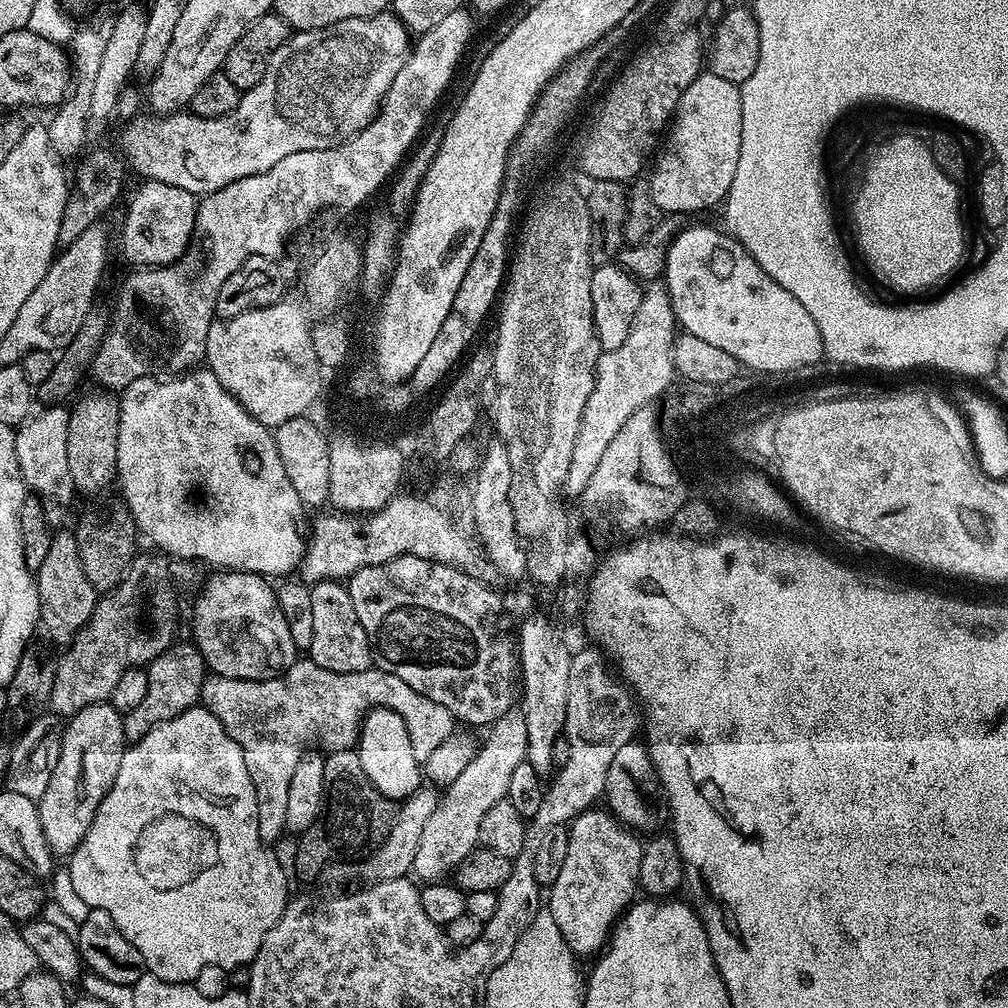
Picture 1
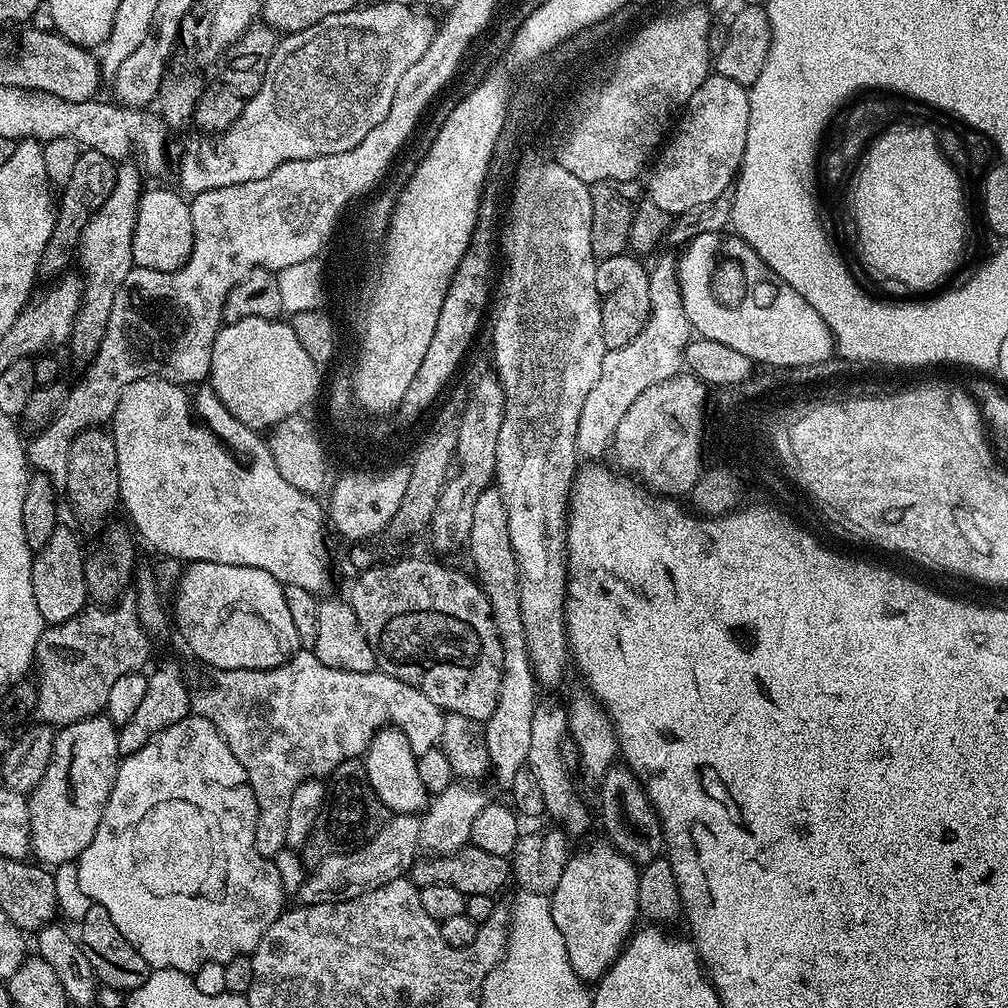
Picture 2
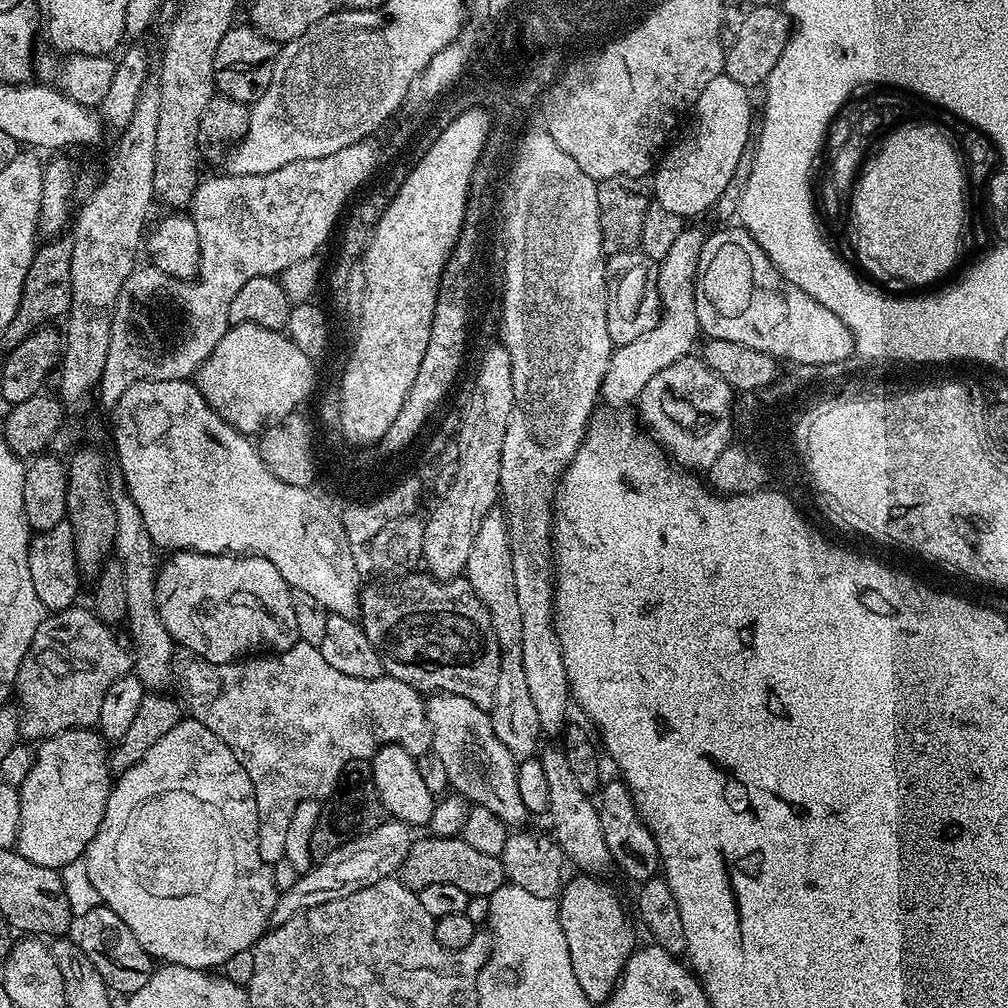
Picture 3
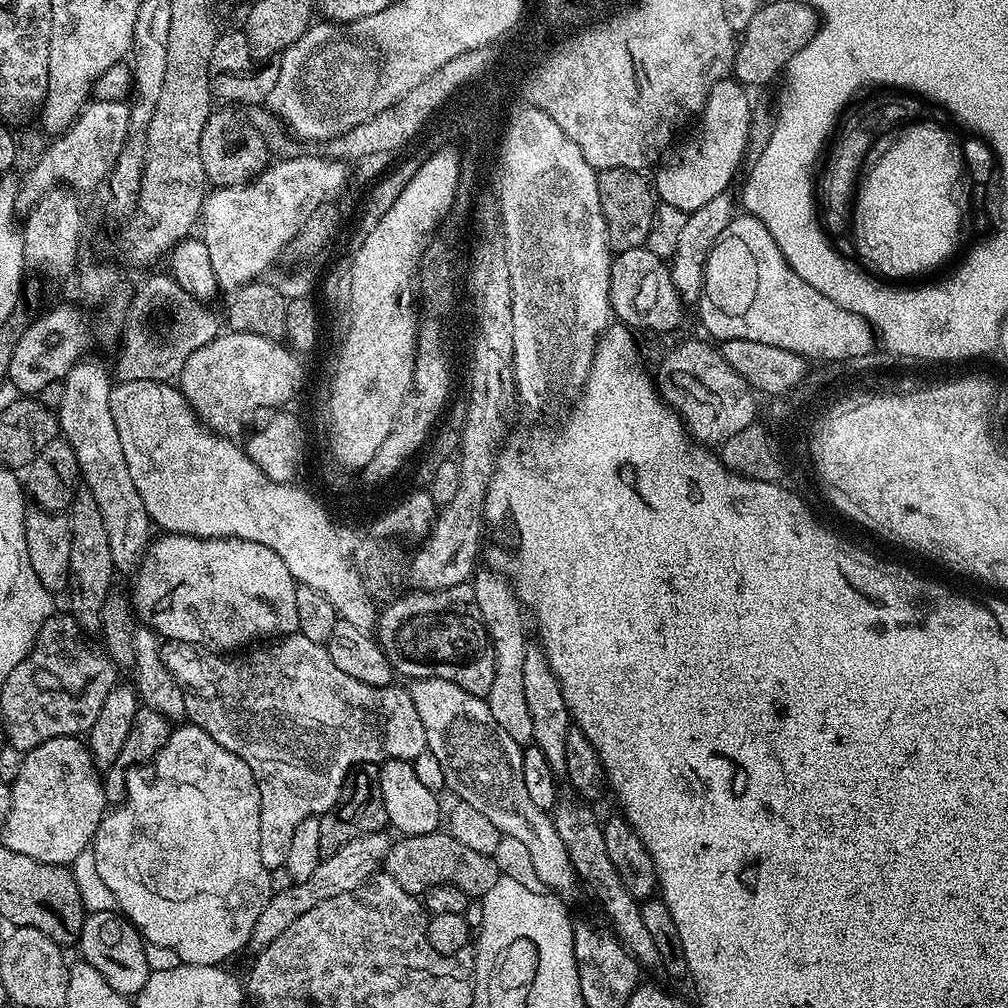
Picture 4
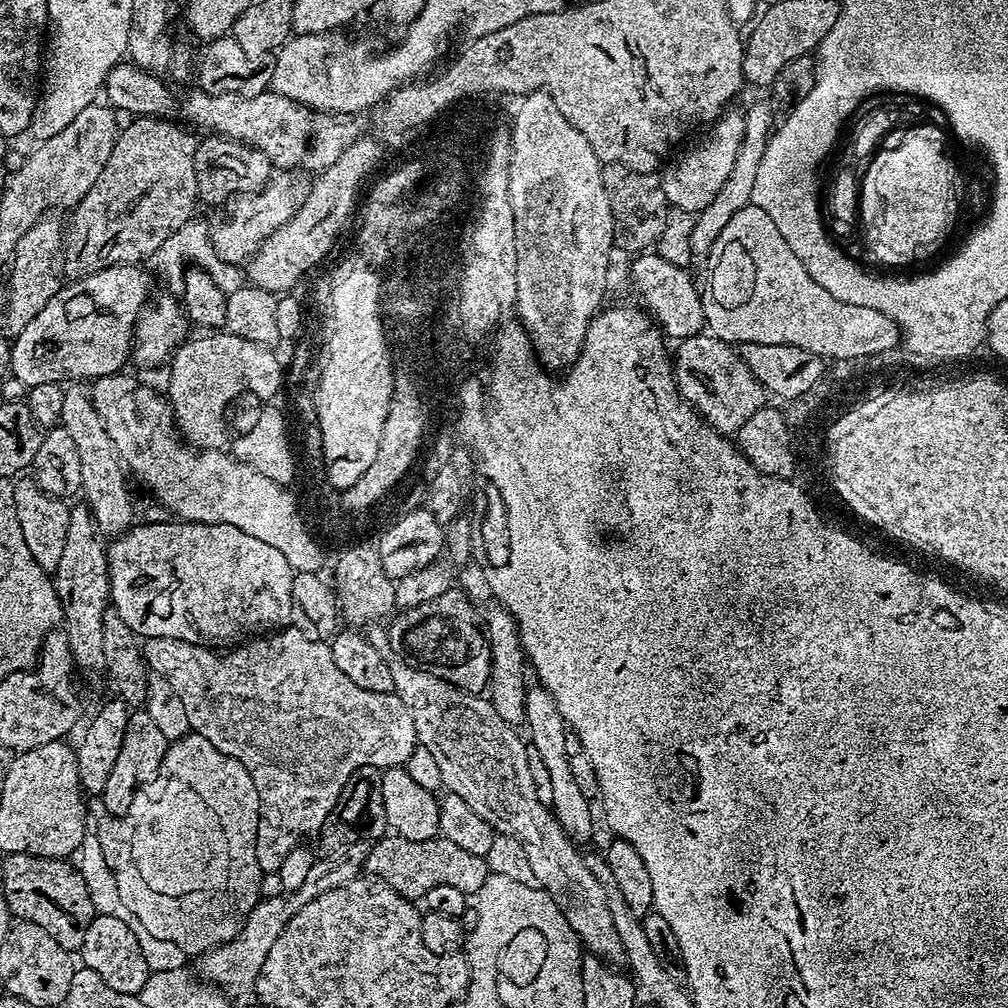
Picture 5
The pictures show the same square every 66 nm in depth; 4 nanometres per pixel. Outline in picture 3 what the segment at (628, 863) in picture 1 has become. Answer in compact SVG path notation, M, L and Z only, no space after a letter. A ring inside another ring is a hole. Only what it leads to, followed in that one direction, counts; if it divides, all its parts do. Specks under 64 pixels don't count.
M576 874L567 884L568 881L558 896L558 918L562 922L562 934L566 934L570 966L574 966L574 978L578 978L582 994L586 994L594 1006L600 1006L616 989L638 941L614 885L607 884L604 878L596 874Z

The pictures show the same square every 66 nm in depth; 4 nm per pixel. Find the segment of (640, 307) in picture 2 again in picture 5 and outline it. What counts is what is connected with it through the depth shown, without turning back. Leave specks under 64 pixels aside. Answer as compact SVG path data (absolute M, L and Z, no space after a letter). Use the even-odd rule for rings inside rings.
M652 250L637 255L633 260L636 261L632 264L632 280L636 283L637 294L640 295L639 303L656 321L665 337L669 341L679 342L701 335L706 328L704 297L698 284L692 281L691 271L674 266L674 262L666 262L666 258L656 255Z

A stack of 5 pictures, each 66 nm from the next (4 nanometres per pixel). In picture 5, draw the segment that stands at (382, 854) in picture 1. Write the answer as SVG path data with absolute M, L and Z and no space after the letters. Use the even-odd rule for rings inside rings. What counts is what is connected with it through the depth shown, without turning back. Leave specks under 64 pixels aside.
M354 842L350 846L333 852L327 858L317 859L314 866L310 866L310 875L306 882L296 892L284 892L283 895L261 899L260 903L250 910L245 918L239 936L235 940L226 942L222 946L212 948L199 957L198 976L201 981L215 985L229 997L240 996L243 992L251 993L256 987L258 974L262 974L262 965L270 954L274 942L278 942L278 934L286 930L286 922L306 906L306 902L314 902L318 894L326 894L326 890L334 890L346 882L357 879L361 875L364 863L368 857L369 845L365 842Z

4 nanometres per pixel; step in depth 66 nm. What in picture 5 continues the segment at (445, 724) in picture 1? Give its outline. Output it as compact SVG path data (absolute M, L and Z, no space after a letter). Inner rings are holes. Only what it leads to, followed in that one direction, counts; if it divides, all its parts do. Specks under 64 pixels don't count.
M288 626L283 630L261 635L259 638L249 639L223 654L211 648L204 648L201 644L191 644L174 638L147 638L143 641L142 647L144 660L149 669L155 675L166 678L166 682L170 682L170 686L174 686L174 690L178 690L178 698L182 698L183 704L186 705L186 714L190 718L192 732L206 738L206 742L210 742L210 746L218 746L218 750L222 750L222 754L242 762L242 766L246 766L250 778L254 778L254 786L258 790L258 798L260 799L256 857L261 873L279 872L282 862L286 862L286 856L292 850L301 847L302 842L307 841L304 839L311 832L312 835L319 833L321 826L334 810L334 806L342 794L342 786L346 786L346 782L350 778L350 774L354 774L354 770L358 770L362 766L374 766L383 770L407 765L410 754L414 754L414 750L418 746L413 715L407 709L406 704L402 702L402 698L396 696L394 692L378 694L370 690L362 690L362 686L354 686L354 682L350 682L350 678L346 678L346 674L342 674L342 670L338 670L331 647L323 640L306 638L306 634L302 634L300 629L295 626Z

